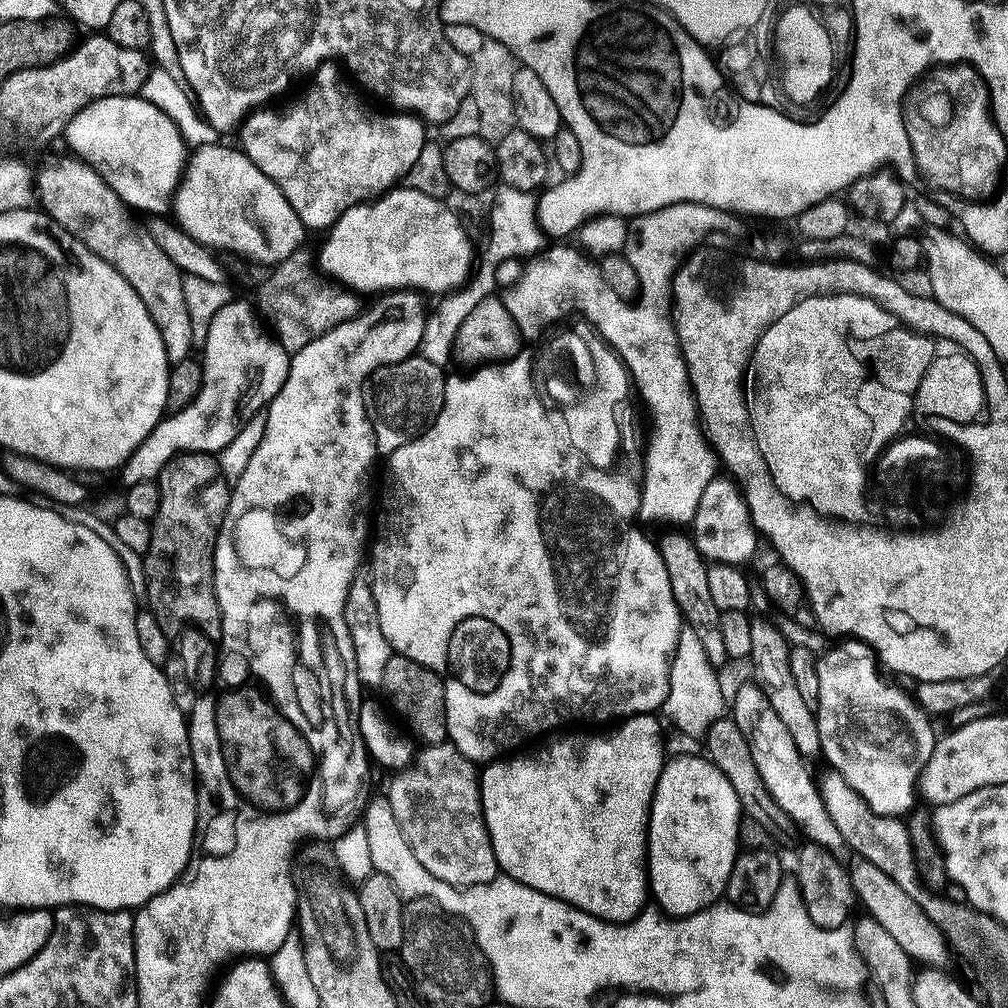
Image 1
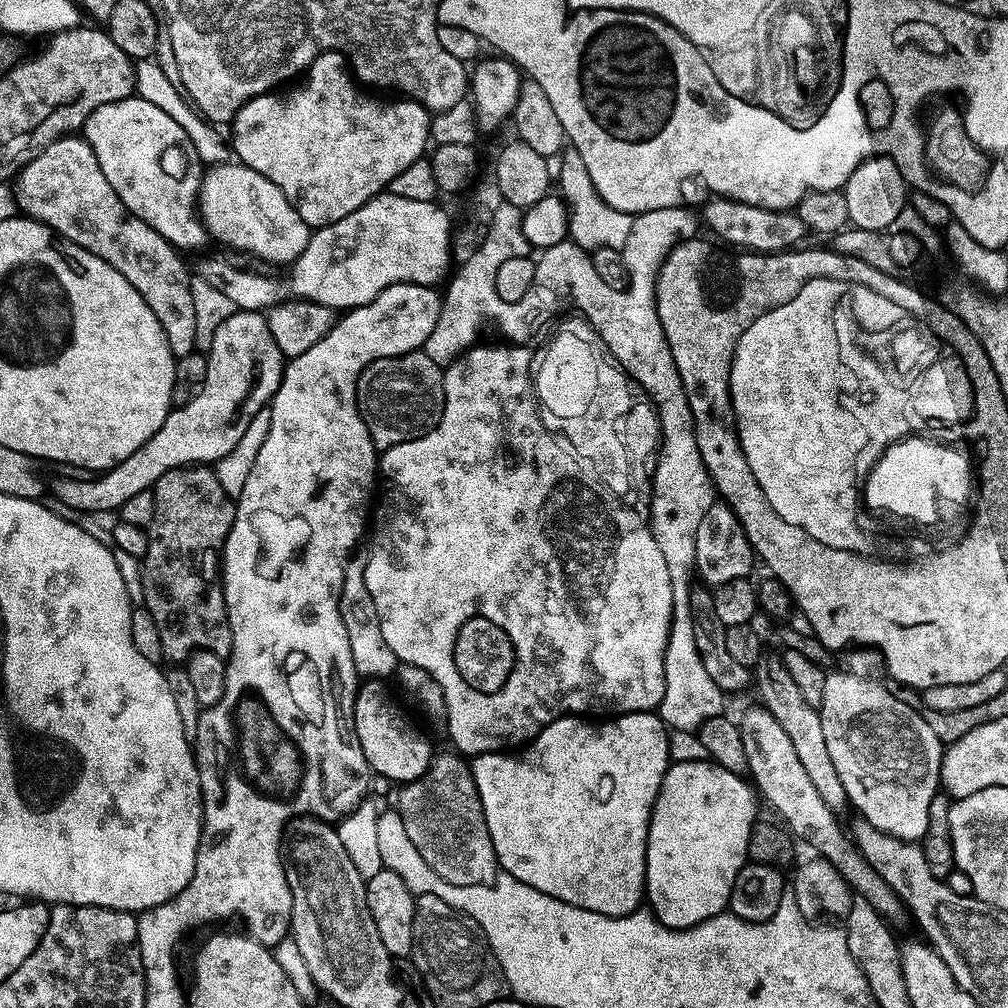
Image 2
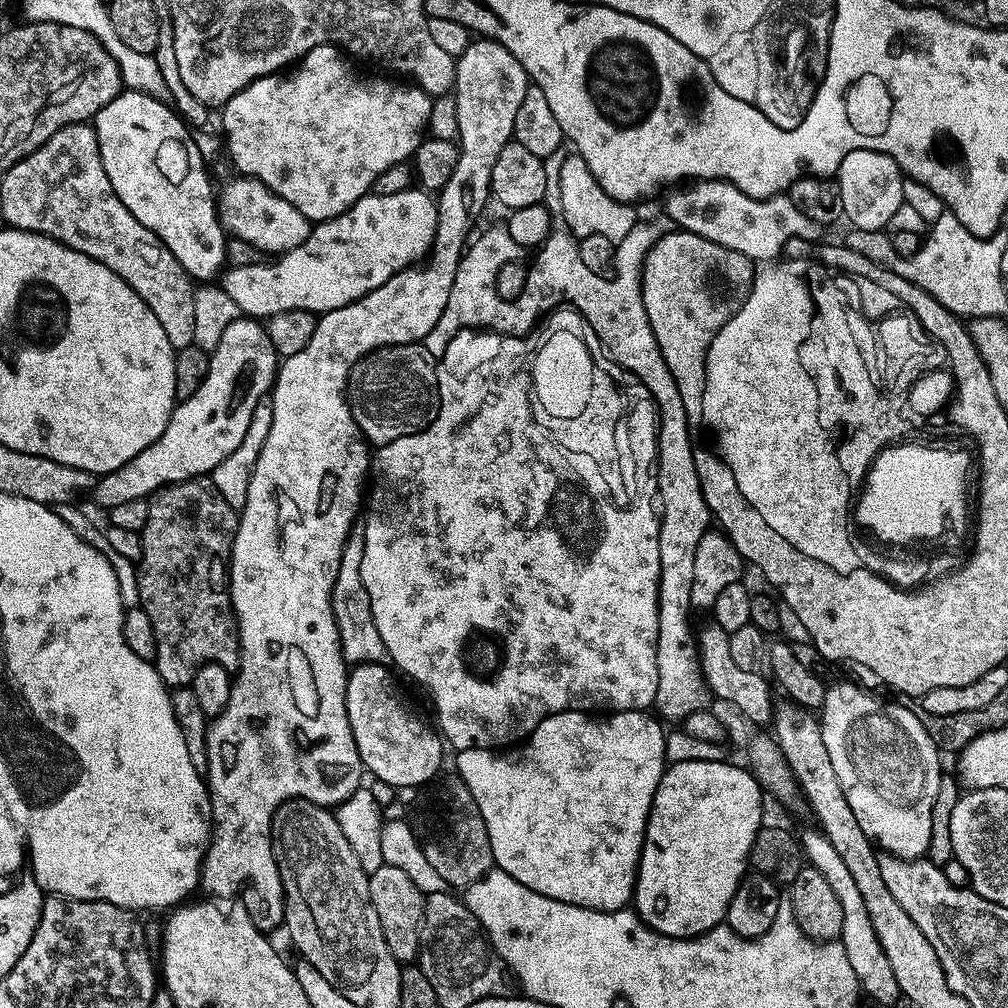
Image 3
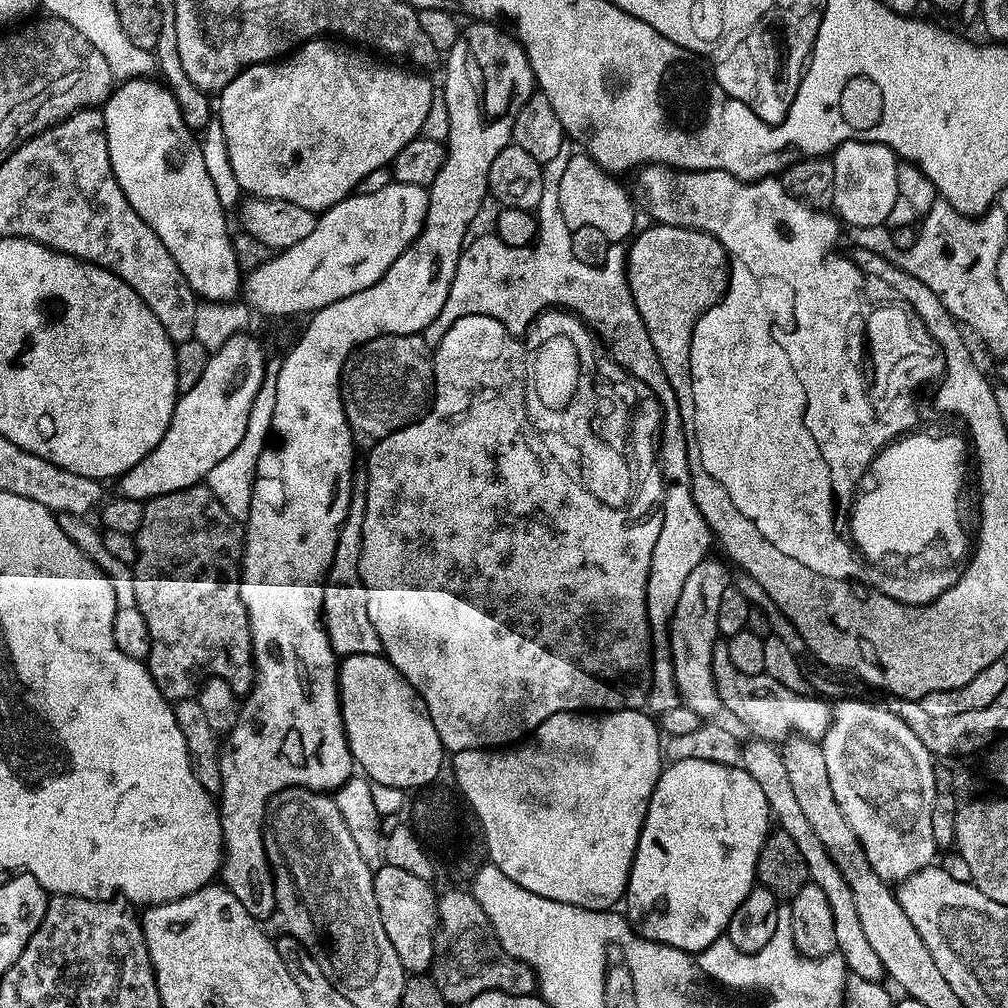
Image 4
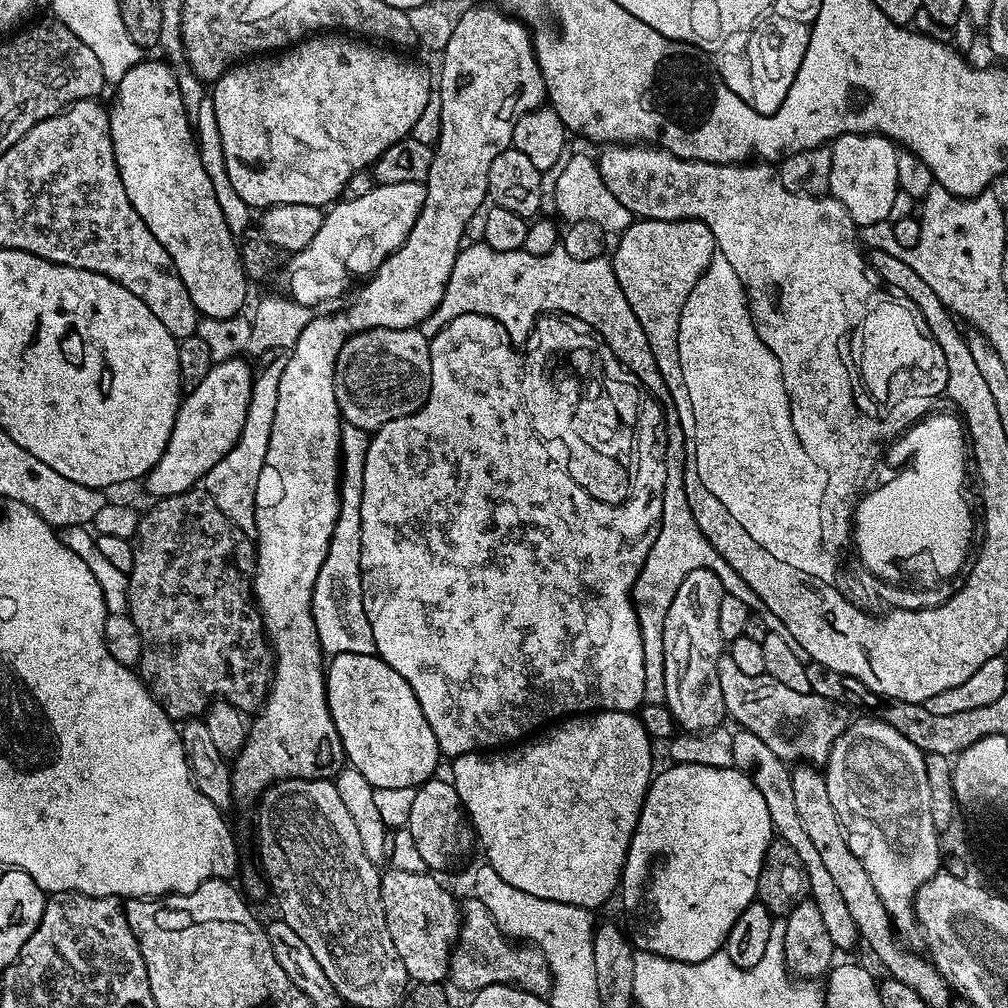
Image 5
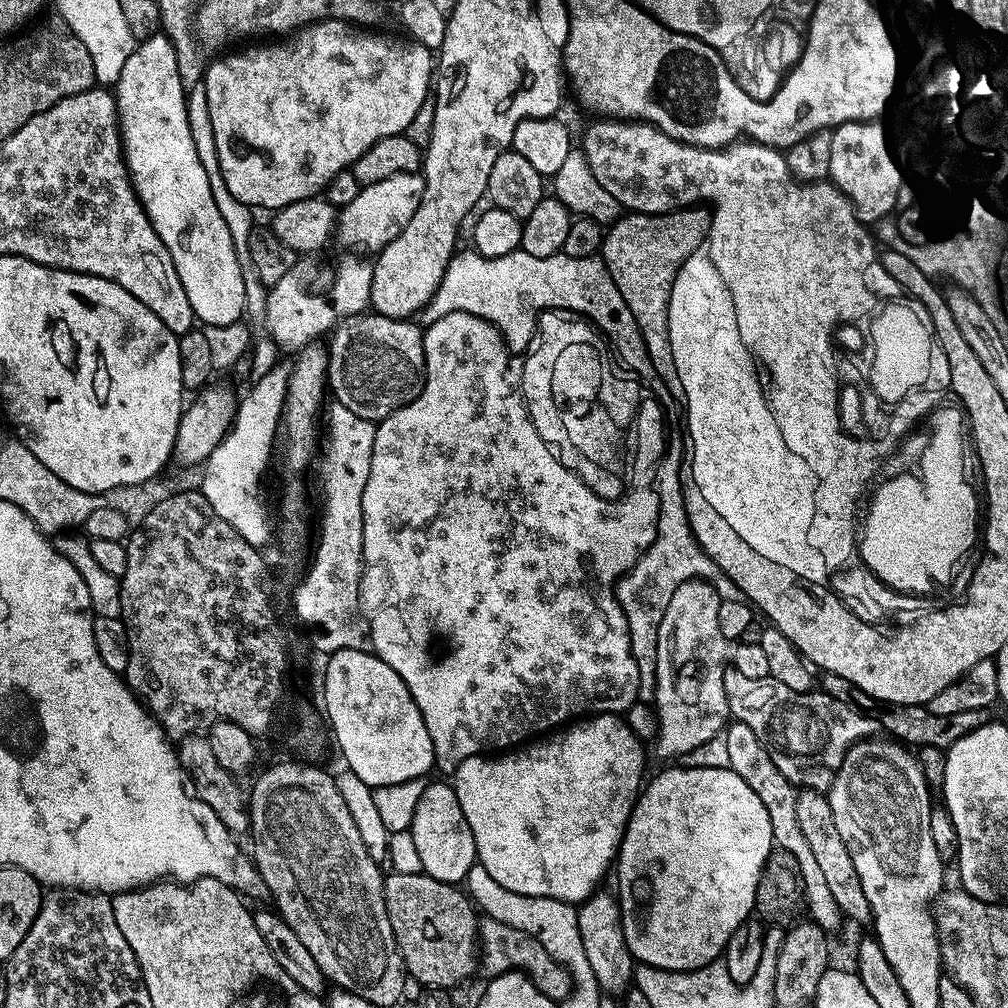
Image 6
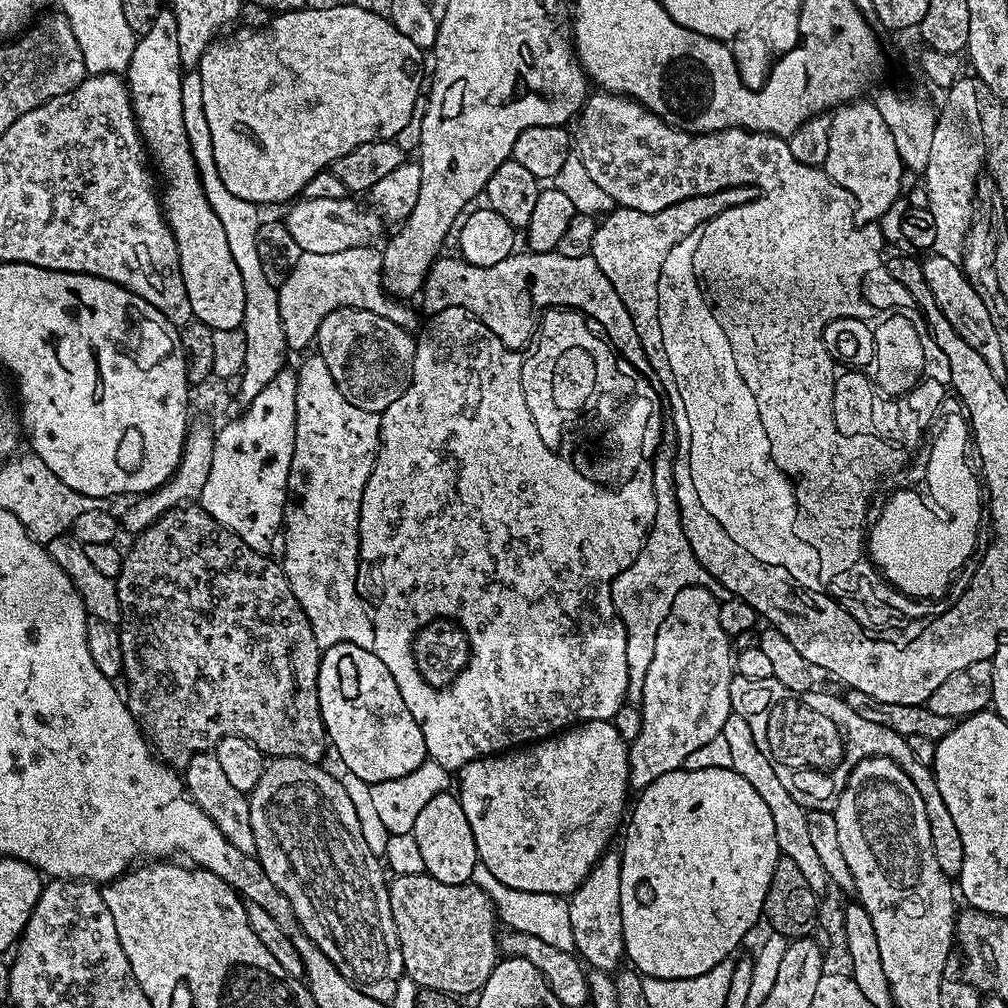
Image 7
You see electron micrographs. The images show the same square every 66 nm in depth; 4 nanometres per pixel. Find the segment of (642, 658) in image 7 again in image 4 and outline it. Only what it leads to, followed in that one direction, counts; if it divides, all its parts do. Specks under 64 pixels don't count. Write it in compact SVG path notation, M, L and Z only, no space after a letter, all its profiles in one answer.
M688 516L683 517L684 524L676 524L676 528L672 528L676 536L658 534L658 542L654 542L654 554L650 558L650 574L646 578L646 614L650 621L651 636L650 679L646 704L656 714L675 708L678 704L672 650L668 647L672 611L678 606L678 598L682 598L682 586L686 586L686 577L690 575L690 570L694 570L698 562L709 559L711 552L708 551L711 550L712 544L714 546L711 535L694 534L692 524L688 524Z

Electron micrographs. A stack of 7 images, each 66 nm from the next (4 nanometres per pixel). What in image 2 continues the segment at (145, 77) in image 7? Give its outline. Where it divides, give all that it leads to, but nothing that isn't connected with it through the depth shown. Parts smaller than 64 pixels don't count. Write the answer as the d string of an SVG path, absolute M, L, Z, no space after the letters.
M130 95L124 100L114 100L93 110L82 125L82 135L87 140L98 158L98 166L102 174L106 174L106 182L114 186L114 194L134 213L139 220L146 222L166 242L185 253L196 252L204 243L209 243L207 228L198 219L197 200L202 179L201 169L196 169L198 160L190 151L188 136L170 118L170 114L158 110L154 102L146 102L138 95Z

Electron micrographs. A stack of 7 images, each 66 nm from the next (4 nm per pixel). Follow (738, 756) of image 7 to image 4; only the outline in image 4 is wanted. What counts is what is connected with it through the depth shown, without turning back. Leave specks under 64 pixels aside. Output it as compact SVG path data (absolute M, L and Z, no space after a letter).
M749 739L749 744L743 745L739 763L745 772L762 786L762 794L766 794L768 811L771 819L776 820L778 828L793 838L795 845L802 852L808 867L808 875L811 883L816 884L822 894L826 894L826 902L830 902L830 914L834 914L834 938L836 939L836 952L844 959L844 965L848 967L849 973L858 978L866 978L873 982L885 979L886 973L882 966L882 958L874 951L866 934L862 931L858 919L858 909L854 906L854 898L850 895L850 886L846 886L846 878L842 878L842 872L826 854L822 842L818 842L818 834L814 834L810 822L806 822L806 814L798 806L794 795L794 789L790 786L790 777L786 774L786 762L781 749L775 743L767 740Z

